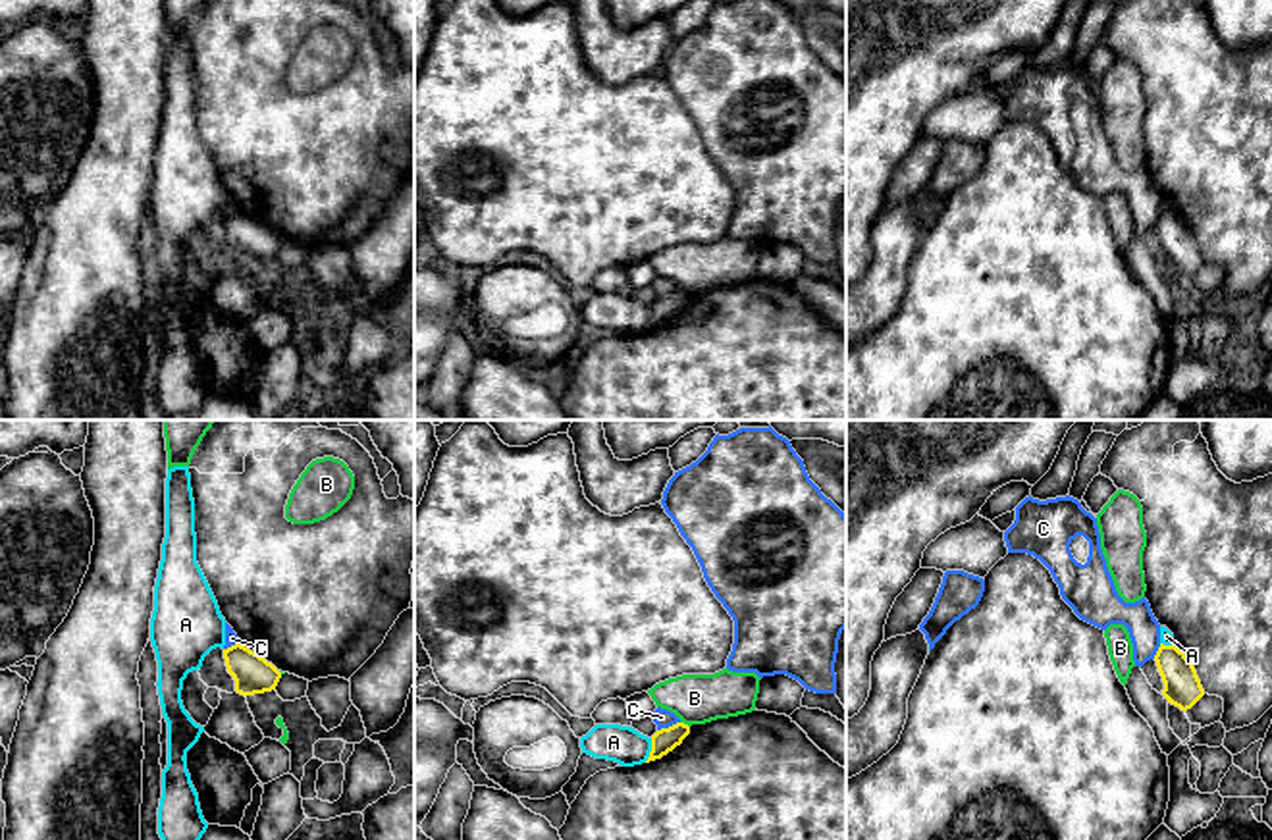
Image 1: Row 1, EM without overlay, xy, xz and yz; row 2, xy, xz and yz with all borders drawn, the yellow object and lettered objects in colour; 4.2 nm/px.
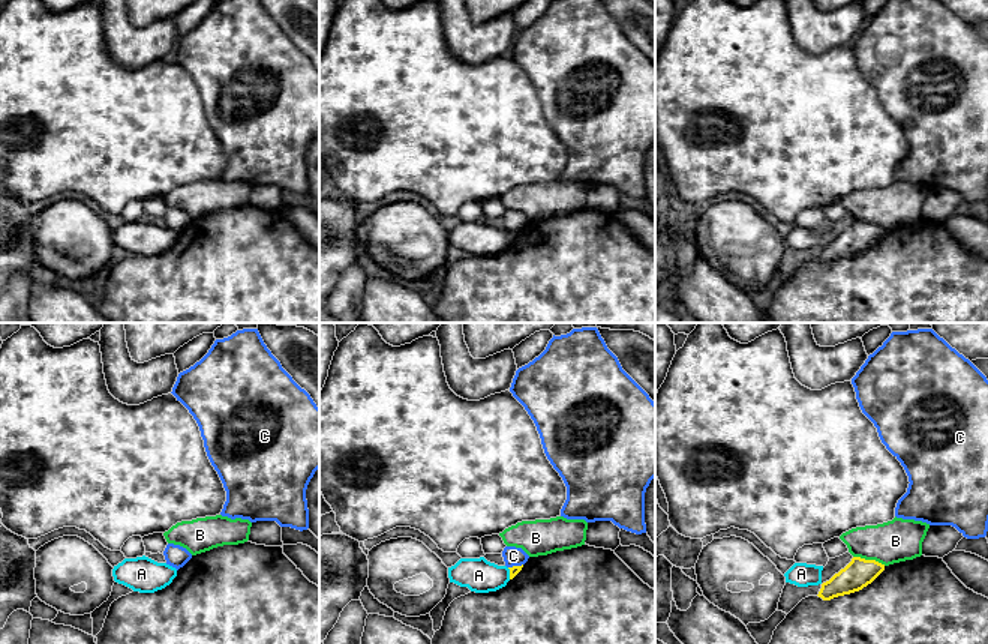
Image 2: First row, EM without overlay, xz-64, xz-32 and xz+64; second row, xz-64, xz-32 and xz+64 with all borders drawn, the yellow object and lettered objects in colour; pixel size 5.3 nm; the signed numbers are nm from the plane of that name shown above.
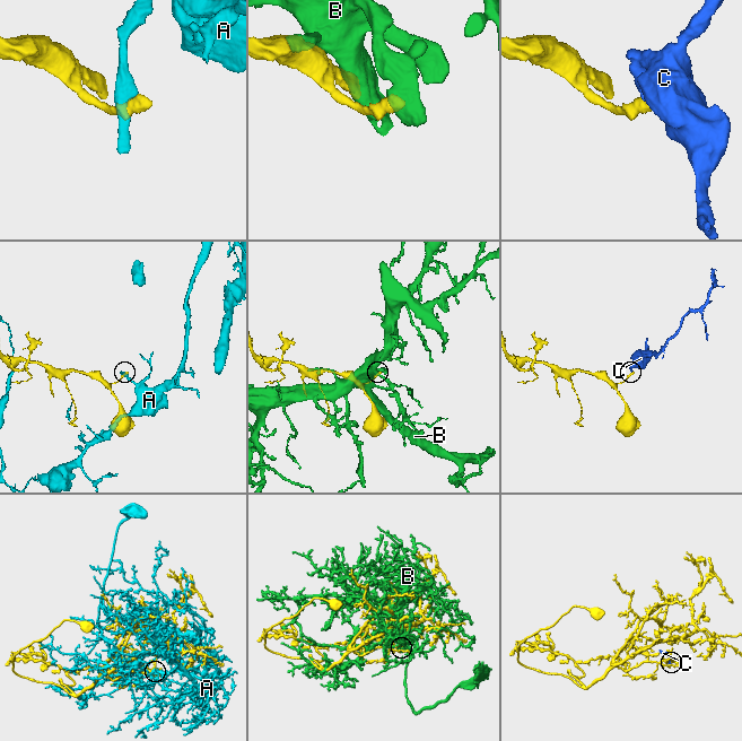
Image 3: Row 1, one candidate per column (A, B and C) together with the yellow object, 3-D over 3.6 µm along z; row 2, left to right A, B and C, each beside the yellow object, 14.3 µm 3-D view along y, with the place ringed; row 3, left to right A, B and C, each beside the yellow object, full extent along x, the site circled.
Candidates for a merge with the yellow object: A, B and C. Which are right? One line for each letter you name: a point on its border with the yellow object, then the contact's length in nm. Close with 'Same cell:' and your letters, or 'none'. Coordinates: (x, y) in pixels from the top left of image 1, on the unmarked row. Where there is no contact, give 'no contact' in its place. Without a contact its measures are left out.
Same cell: none

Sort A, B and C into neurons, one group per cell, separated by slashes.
A / B / C

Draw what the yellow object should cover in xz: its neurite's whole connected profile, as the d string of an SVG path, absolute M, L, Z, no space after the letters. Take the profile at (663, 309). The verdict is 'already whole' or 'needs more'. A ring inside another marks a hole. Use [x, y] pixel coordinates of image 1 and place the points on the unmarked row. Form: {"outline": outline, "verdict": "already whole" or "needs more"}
{"outline": "M676 291L669 297L661 297L651 304L651 320L646 331L661 328L669 320L673 320L676 314L682 312L682 308L690 302L690 295L684 291Z", "verdict": "already whole"}

